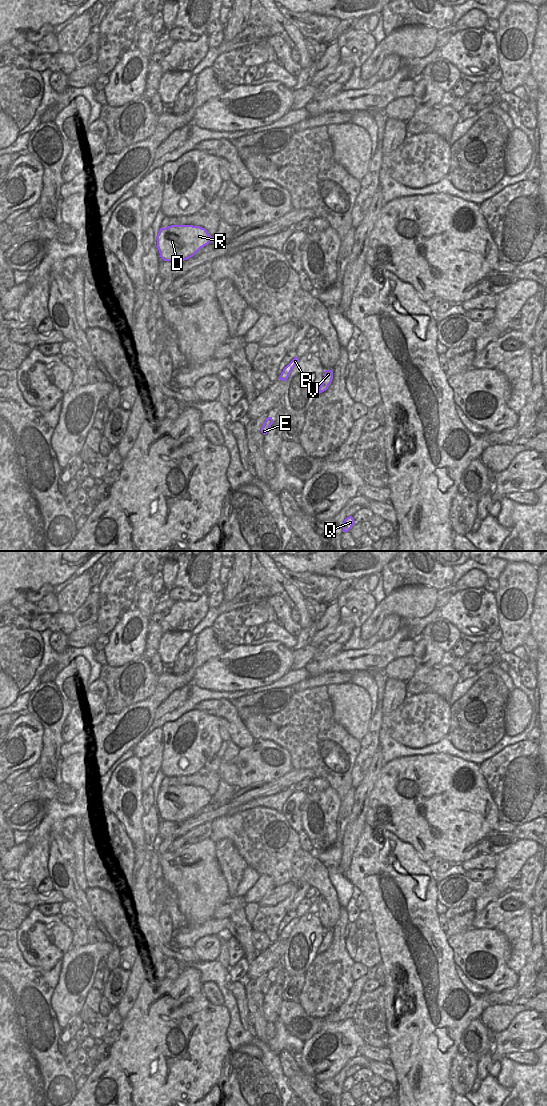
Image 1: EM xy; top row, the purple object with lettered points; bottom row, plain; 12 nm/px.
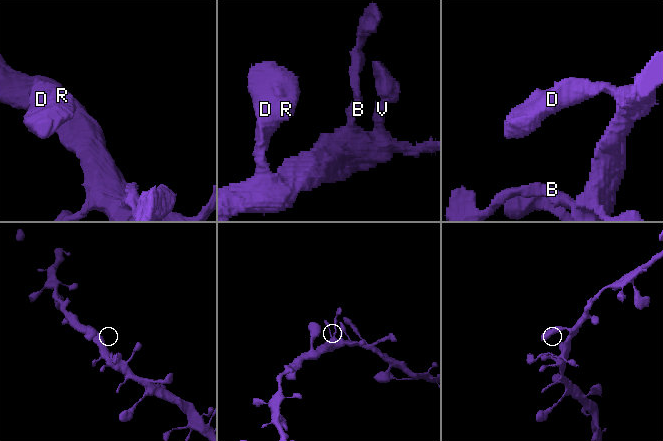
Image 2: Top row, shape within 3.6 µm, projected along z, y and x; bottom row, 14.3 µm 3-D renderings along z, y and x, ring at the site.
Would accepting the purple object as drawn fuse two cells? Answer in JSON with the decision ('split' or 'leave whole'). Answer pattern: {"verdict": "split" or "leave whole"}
{"verdict": "leave whole"}

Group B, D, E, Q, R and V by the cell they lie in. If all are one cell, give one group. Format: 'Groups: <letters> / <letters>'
Groups: B D E Q R V.

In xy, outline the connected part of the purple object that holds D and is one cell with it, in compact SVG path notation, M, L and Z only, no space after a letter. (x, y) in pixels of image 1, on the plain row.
M171 785L160 788L157 808L164 821L184 821L193 817L212 801L205 788L193 785Z

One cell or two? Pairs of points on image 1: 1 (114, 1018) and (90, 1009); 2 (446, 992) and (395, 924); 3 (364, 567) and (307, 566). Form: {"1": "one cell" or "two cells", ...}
{"1": "one cell", "2": "one cell", "3": "one cell"}

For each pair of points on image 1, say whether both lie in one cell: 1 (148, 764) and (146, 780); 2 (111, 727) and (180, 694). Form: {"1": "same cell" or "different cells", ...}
{"1": "same cell", "2": "different cells"}

